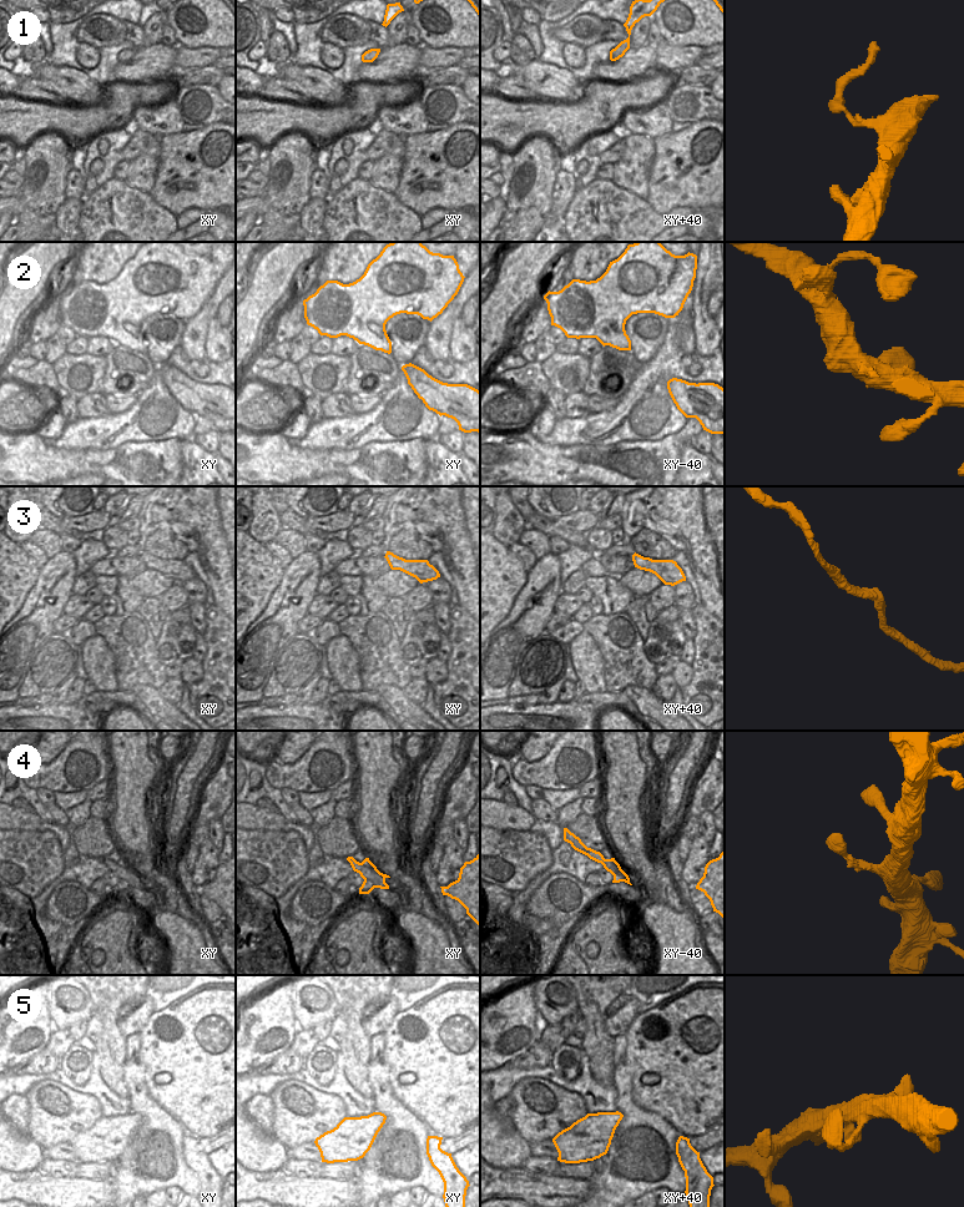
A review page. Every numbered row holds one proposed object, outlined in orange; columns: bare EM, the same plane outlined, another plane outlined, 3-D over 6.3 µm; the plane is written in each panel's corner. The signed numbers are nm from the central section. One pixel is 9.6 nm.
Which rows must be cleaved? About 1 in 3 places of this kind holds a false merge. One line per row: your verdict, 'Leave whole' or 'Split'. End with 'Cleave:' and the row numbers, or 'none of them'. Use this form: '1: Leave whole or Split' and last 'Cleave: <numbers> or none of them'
1: Leave whole
2: Leave whole
3: Leave whole
4: Leave whole
5: Leave whole
Cleave: none of them

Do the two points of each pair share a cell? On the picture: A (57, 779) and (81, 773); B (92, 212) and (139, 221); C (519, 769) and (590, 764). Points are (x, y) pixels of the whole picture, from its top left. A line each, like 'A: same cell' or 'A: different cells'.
A: same cell
B: same cell
C: same cell

